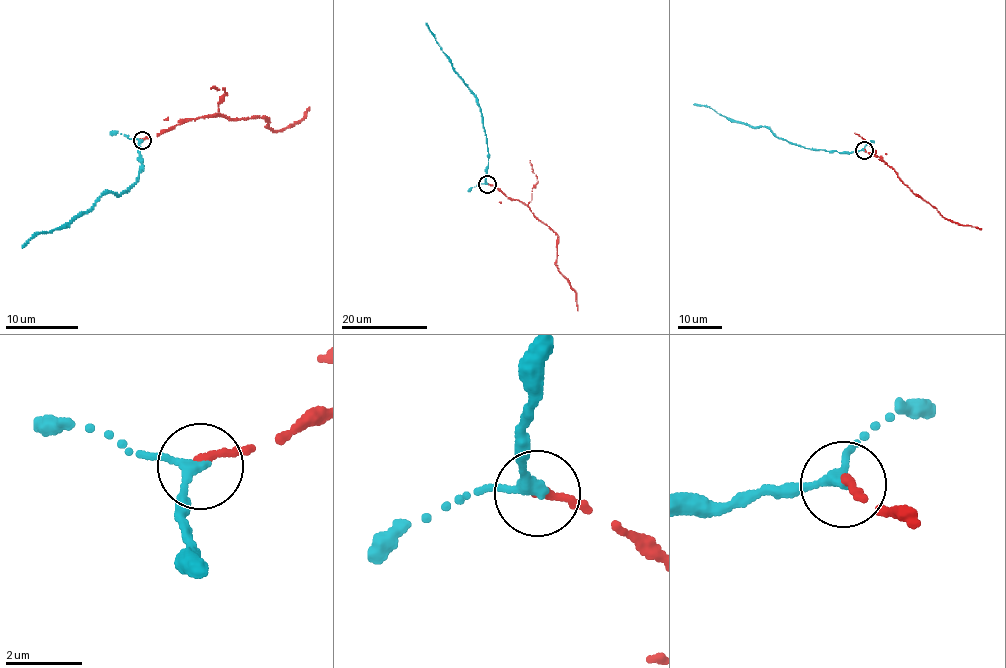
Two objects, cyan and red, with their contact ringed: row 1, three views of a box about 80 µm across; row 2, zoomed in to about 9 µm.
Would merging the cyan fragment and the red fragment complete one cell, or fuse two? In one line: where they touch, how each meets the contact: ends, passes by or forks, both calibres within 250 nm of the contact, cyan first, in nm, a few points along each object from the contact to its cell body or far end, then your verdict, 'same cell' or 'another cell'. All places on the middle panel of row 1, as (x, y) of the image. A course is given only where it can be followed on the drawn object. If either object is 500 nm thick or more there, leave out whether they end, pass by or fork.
(487, 184) | cyan passes by | red ends | 240/240 nm | cyan via (487, 184), (486, 137), (478, 100), (453, 69), (451, 59), (441, 50), (425, 22) | red via (487, 183), (526, 204), (555, 233), (555, 265), (575, 293), (577, 310) | same cell

